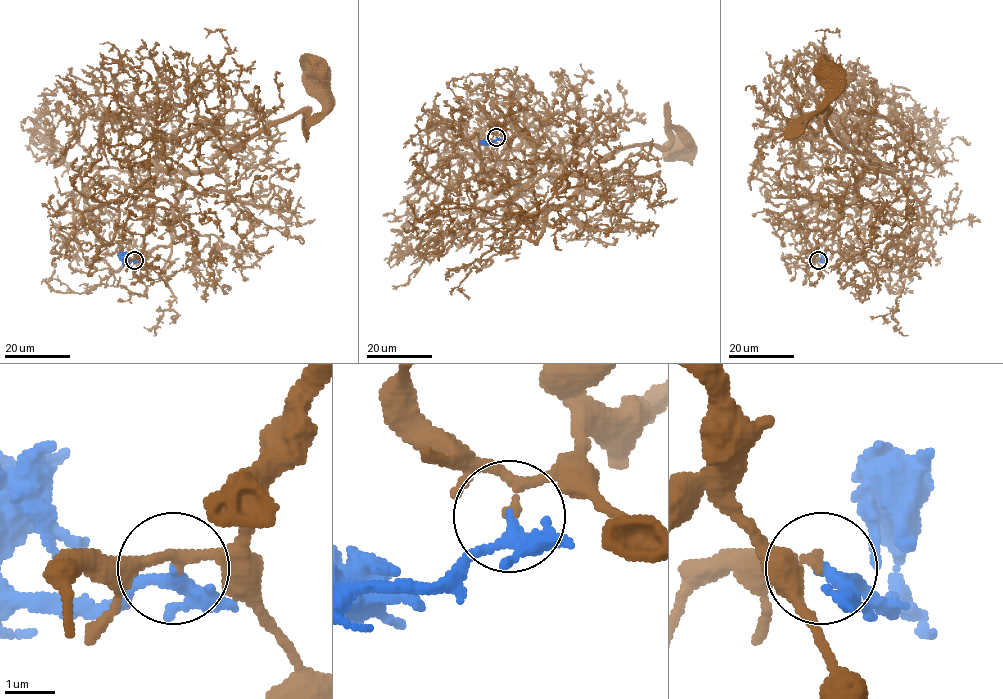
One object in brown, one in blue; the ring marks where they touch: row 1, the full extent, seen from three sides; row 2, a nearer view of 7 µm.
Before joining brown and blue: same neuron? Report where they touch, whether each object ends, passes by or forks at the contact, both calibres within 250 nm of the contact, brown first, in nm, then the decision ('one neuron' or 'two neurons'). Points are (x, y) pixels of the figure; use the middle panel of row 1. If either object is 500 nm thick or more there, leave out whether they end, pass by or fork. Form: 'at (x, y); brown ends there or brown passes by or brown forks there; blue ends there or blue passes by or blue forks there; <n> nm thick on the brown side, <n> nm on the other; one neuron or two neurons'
at (496, 137); brown passes by; blue forks there; 170 nm thick on the brown side, 200 nm on the other; two neurons

